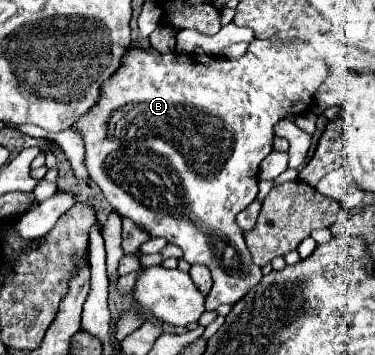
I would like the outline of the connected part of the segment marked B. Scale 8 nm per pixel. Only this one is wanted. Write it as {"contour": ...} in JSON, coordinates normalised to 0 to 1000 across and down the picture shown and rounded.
{"contour":[[[675,113],[664,124],[664,141],[648,163],[632,169],[605,169],[605,163],[584,163],[584,158],[557,158],[557,152],[424,152],[424,146],[387,146],[387,141],[365,141],[349,135],[333,152],[333,186],[323,186],[312,197],[312,208],[301,208],[301,220],[291,220],[291,231],[280,231],[280,242],[269,242],[269,276],[264,287],[248,299],[248,310],[237,321],[227,321],[195,361],[221,366],[227,383],[227,468],[237,479],[237,496],[248,513],[264,518],[264,530],[275,535],[275,552],[285,558],[285,569],[301,580],[301,592],[317,608],[349,614],[360,631],[381,637],[381,648],[392,648],[403,665],[435,665],[445,670],[445,682],[472,687],[488,704],[488,727],[504,744],[547,744],[563,772],[568,772],[568,811],[552,828],[552,851],[547,868],[552,873],[573,873],[589,856],[632,856],[675,806],[685,806],[685,794],[696,794],[696,755],[675,744],[669,715],[653,693],[648,676],[648,654],[627,625],[627,608],[653,592],[680,558],[685,558],[685,490],[691,490],[691,462],[696,451],[723,428],[728,411],[728,355],[765,321],[789,321],[792,327],[827,310],[835,270],[845,259],[845,248],[872,225],[877,214],[877,186],[872,175],[835,141],[835,130],[824,118],[776,118],[776,124],[733,124],[733,118],[696,118],[696,113]]]}

